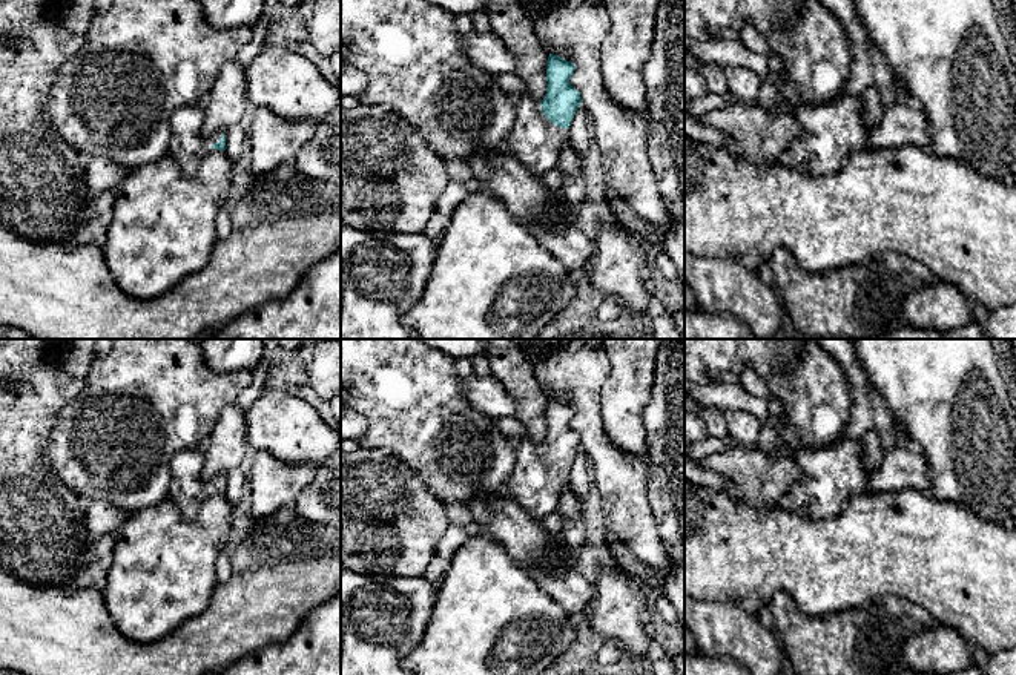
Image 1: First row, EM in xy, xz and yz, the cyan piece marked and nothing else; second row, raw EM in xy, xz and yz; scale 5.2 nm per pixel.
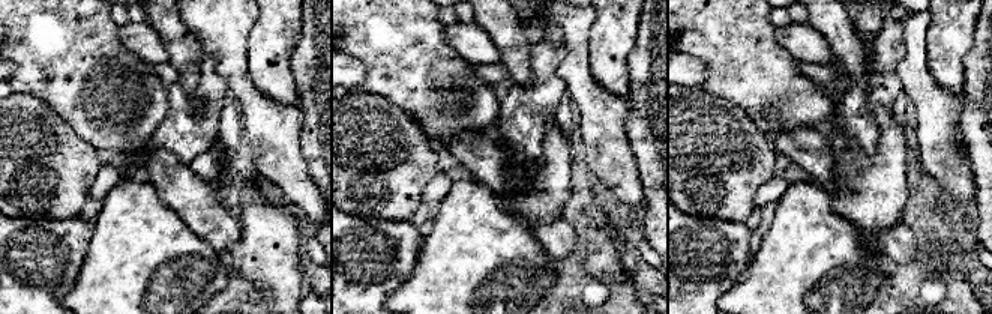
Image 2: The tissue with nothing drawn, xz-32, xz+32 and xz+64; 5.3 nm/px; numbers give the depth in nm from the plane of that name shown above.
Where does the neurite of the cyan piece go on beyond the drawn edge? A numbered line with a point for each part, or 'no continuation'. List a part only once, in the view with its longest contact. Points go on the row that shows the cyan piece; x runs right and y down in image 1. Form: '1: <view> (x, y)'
1: xz (534, 141)

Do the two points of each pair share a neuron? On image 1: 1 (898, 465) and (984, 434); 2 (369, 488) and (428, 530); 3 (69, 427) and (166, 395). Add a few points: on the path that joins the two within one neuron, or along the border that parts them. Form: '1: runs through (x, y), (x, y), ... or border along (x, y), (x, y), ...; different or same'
1: border along (920, 451), (926, 457), (929, 473), (927, 491); different
2: runs through (384, 503), (401, 520), (413, 520); same
3: runs through (94, 427), (122, 427), (141, 407); same

